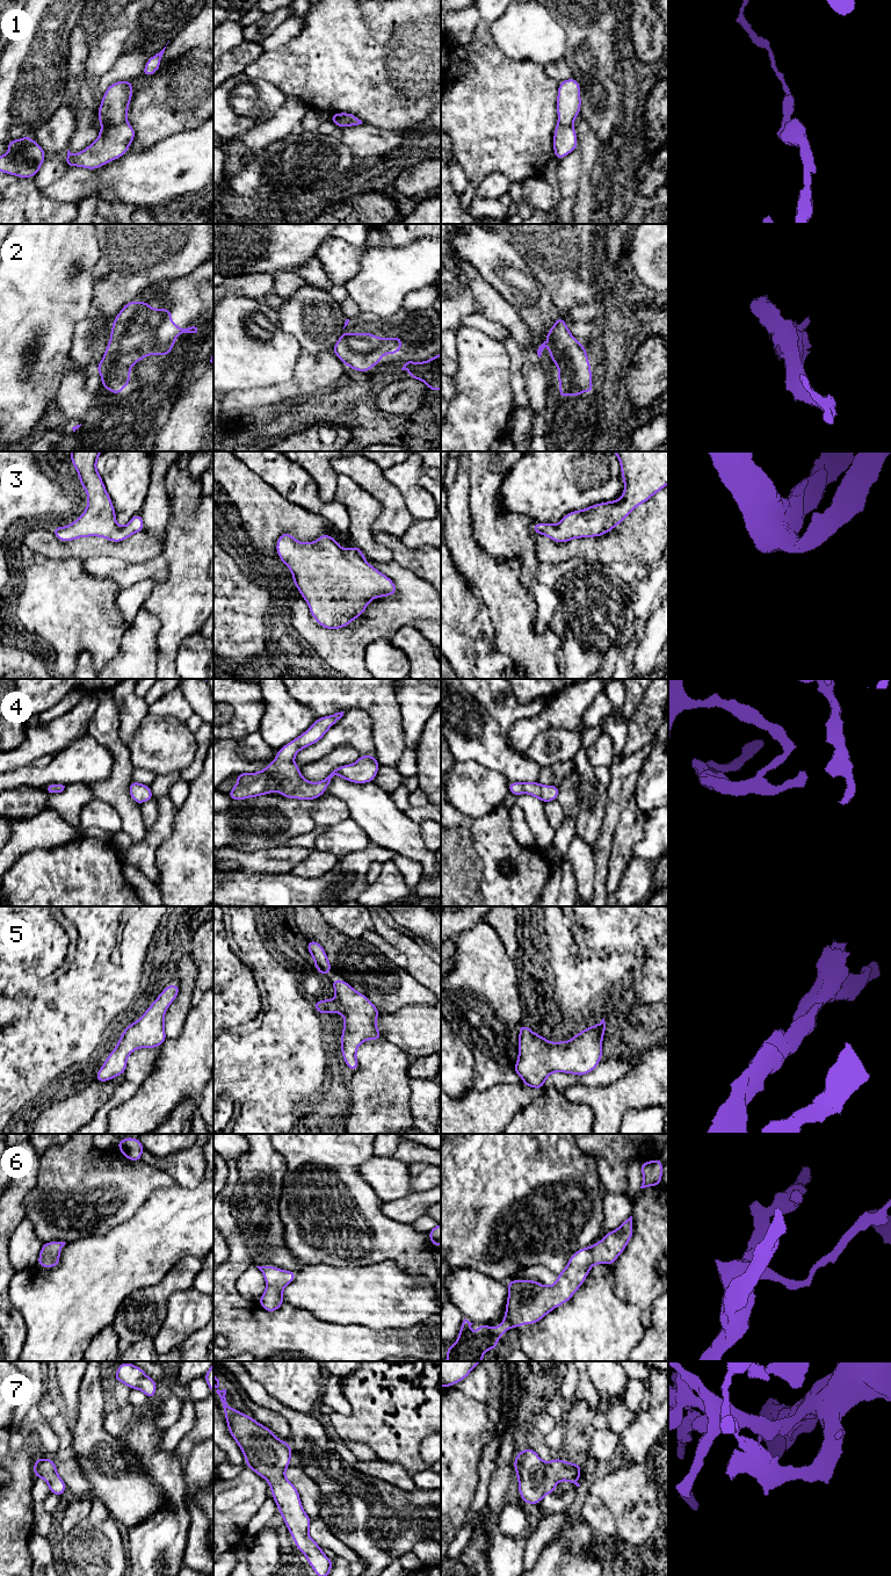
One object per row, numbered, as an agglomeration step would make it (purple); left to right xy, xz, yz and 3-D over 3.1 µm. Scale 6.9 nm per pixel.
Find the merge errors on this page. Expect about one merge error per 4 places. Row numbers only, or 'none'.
1

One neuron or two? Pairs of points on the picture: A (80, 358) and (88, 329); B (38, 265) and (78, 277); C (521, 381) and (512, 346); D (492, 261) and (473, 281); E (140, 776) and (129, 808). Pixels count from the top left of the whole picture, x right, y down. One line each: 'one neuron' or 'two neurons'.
A: one neuron
B: one neuron
C: one neuron
D: two neurons
E: two neurons

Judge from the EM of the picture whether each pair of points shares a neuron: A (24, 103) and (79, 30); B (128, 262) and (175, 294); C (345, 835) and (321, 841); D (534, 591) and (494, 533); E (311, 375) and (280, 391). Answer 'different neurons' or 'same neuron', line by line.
A: different neurons
B: different neurons
C: same neuron
D: same neuron
E: same neuron

